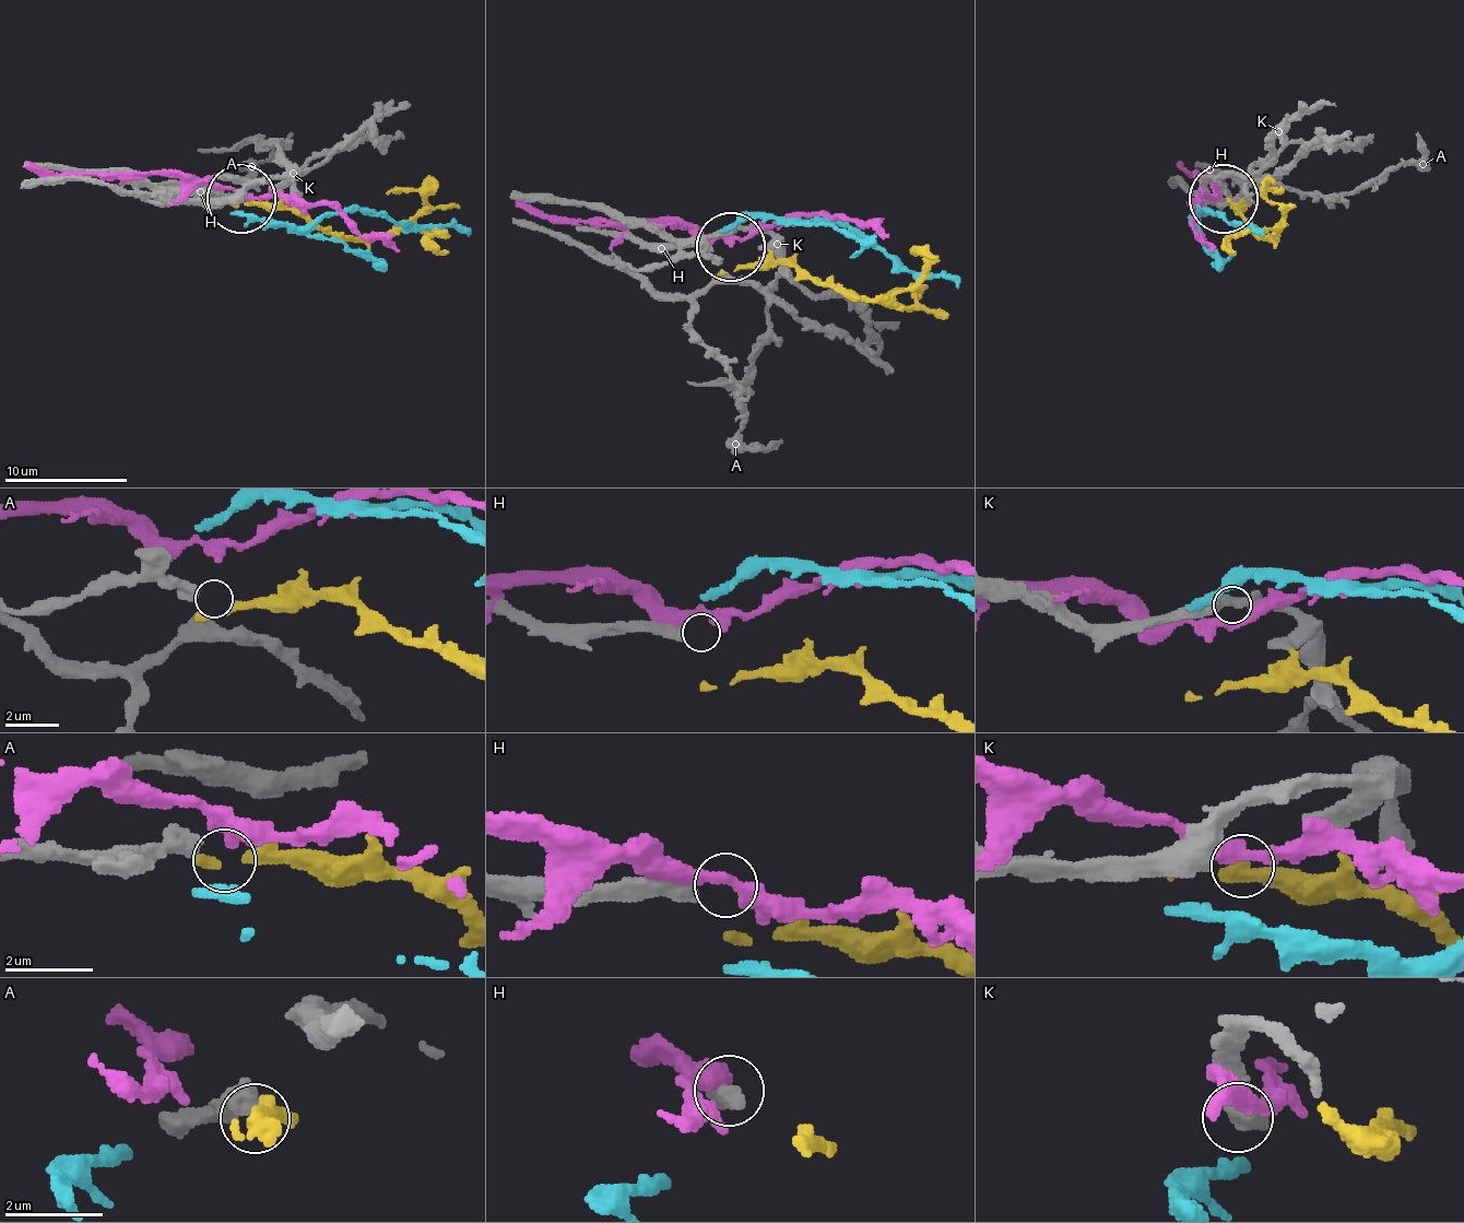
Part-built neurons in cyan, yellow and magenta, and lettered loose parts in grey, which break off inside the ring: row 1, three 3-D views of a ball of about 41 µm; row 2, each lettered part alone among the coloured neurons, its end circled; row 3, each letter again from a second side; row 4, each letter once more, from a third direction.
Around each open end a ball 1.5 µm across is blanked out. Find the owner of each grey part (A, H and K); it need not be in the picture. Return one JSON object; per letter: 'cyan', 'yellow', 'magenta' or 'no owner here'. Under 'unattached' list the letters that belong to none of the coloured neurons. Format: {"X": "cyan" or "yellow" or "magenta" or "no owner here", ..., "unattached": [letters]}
{"A": "no owner here", "H": "no owner here", "K": "no owner here", "unattached": ["A", "H", "K"]}

